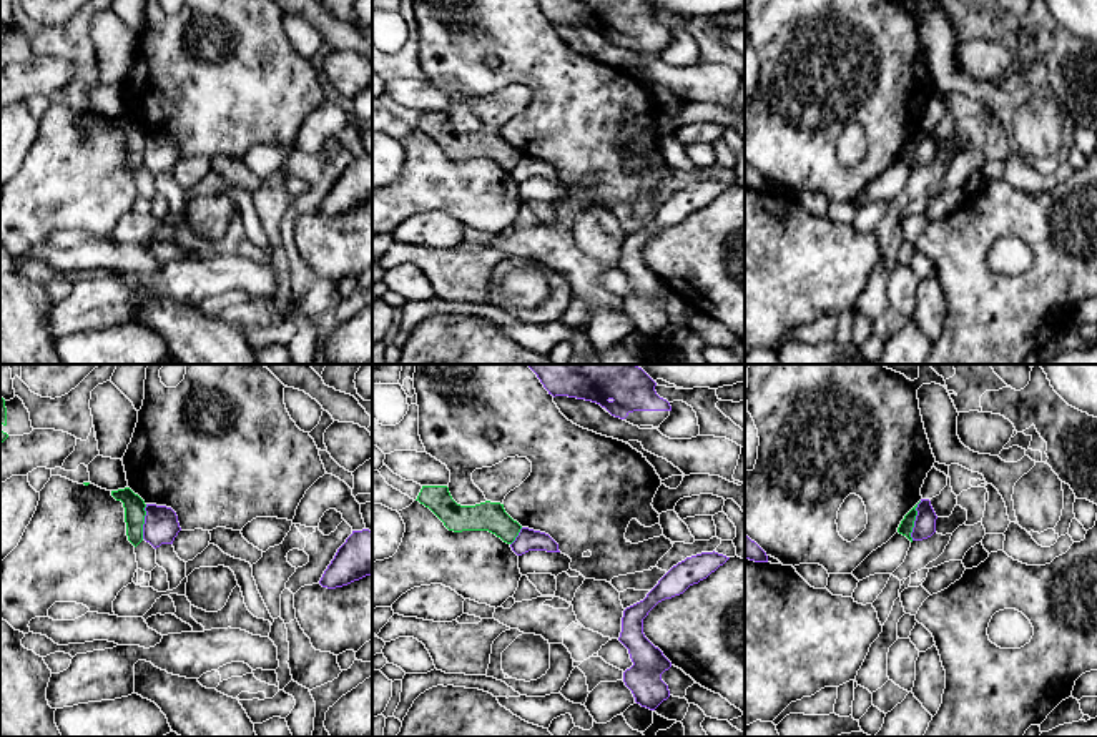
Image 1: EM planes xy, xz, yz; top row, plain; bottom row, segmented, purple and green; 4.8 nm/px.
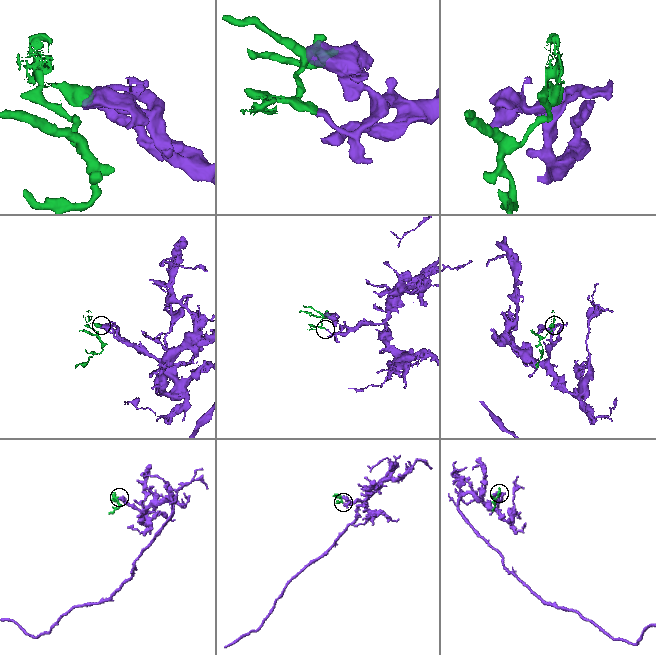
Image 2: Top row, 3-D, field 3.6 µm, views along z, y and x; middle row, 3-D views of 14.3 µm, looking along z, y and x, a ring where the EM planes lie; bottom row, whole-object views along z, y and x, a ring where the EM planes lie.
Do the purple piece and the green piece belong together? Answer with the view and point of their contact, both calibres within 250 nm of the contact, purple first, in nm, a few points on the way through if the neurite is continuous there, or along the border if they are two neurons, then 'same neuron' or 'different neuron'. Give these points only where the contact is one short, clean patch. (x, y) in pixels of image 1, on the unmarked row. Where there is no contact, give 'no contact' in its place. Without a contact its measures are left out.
contact yz (914, 148); calibres 110 and 70 nm; border yz (921, 128), (916, 135), (911, 167); different neuron

